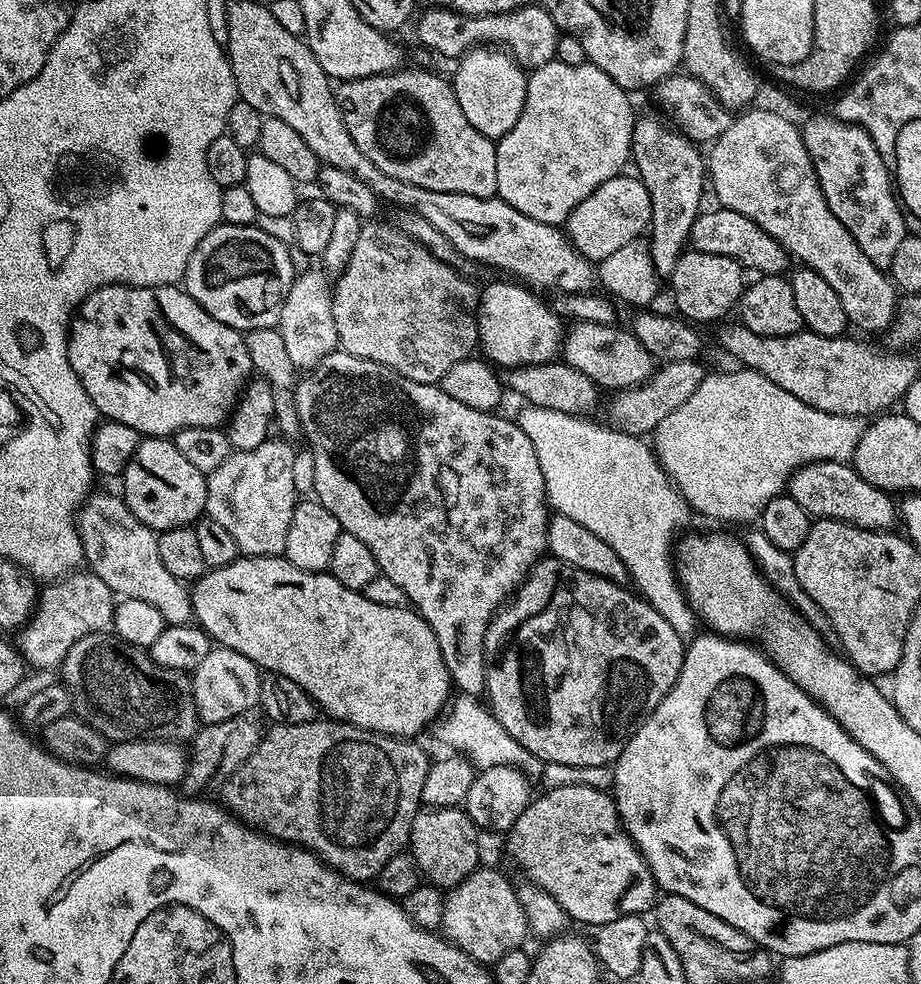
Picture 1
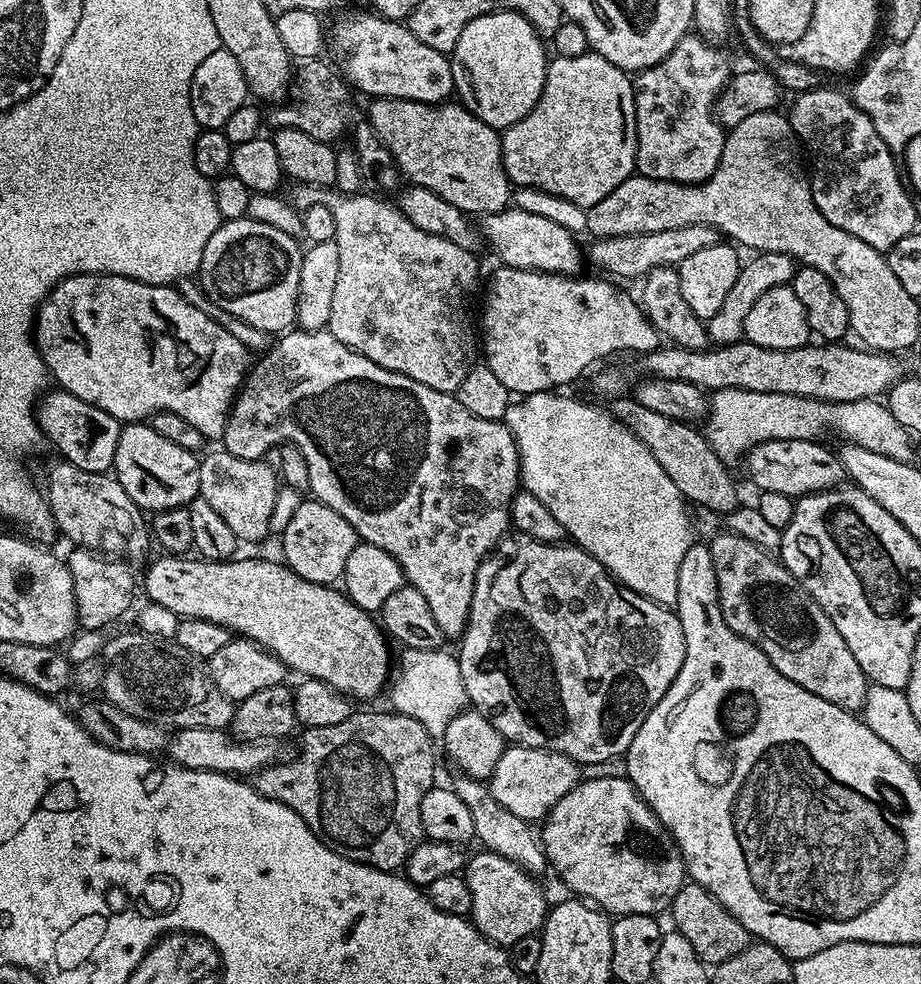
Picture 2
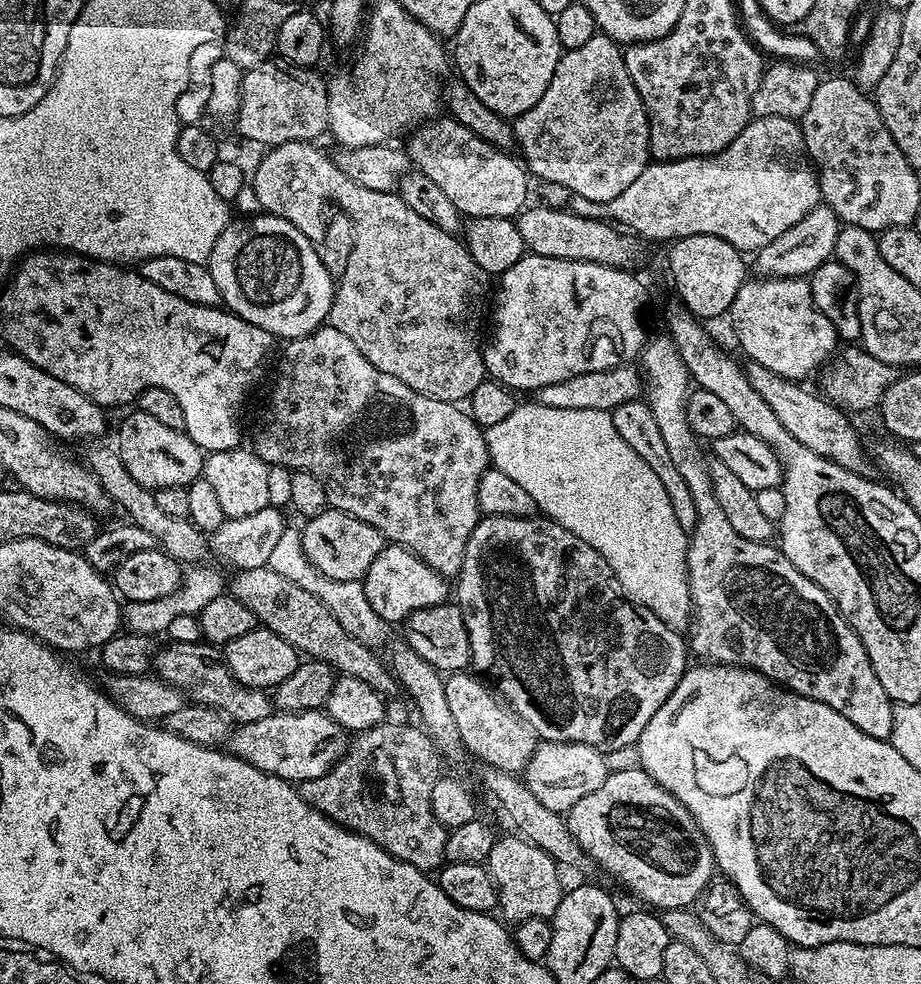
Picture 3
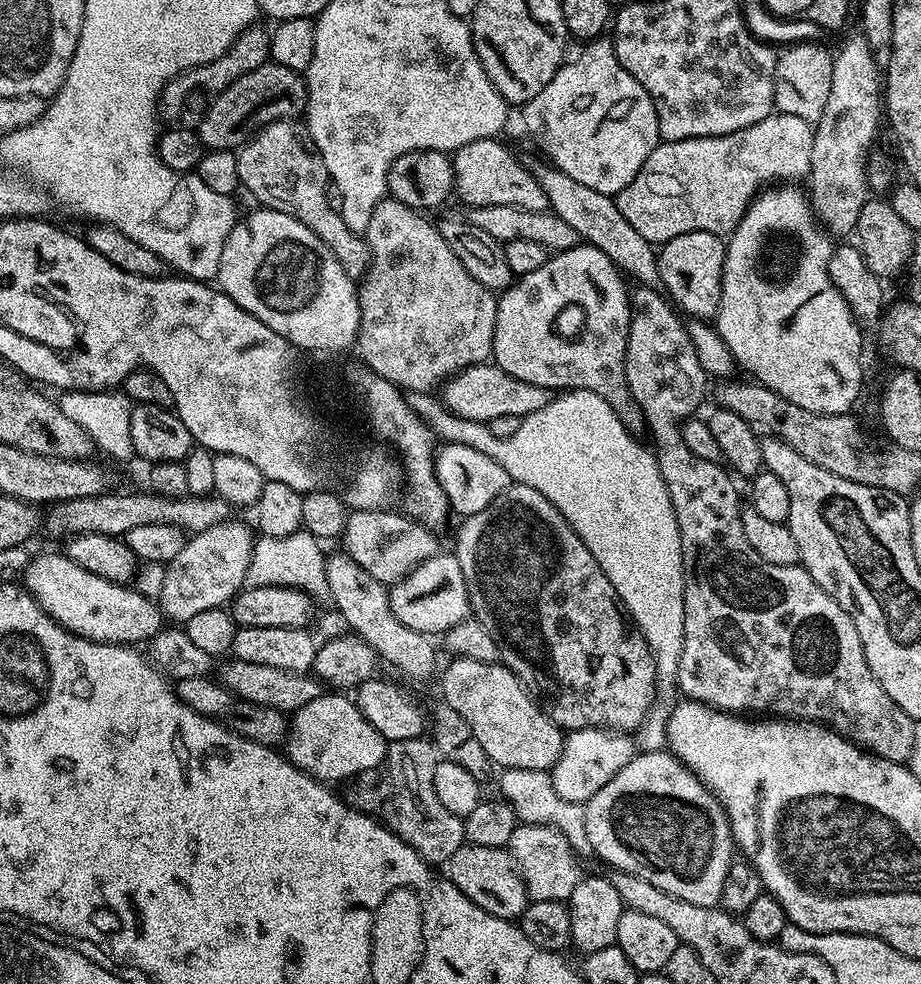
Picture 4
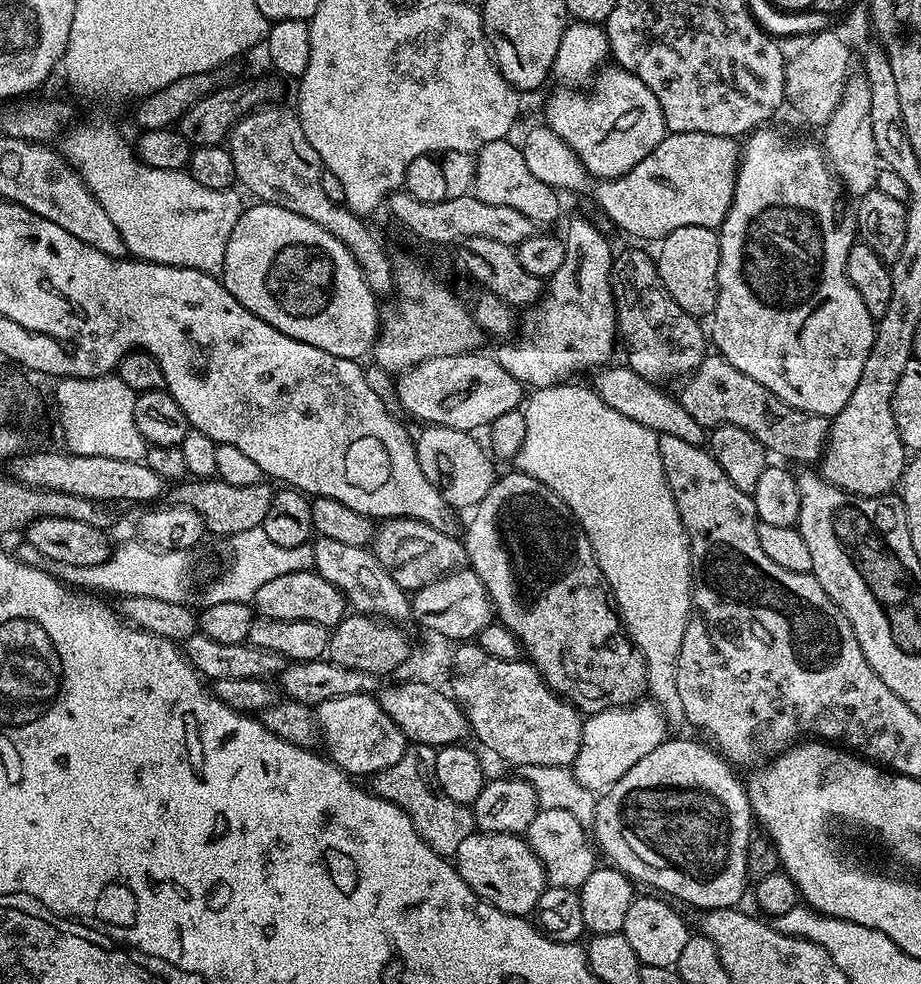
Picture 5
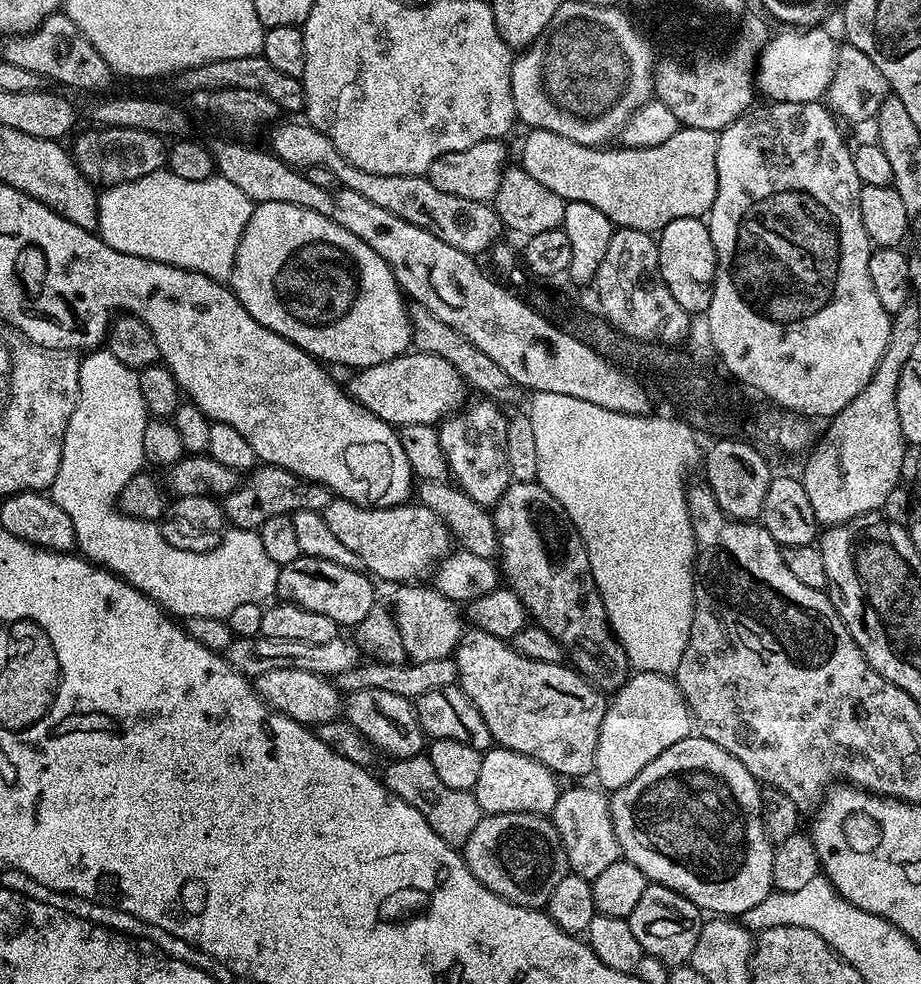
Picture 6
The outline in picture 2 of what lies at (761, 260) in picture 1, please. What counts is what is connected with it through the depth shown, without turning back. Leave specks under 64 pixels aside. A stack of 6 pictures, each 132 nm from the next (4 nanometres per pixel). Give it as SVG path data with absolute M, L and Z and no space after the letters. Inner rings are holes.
M695 224L694 226L678 226L674 230L658 230L657 232L647 232L639 236L630 234L629 236L610 236L596 238L592 245L586 248L586 260L596 268L601 268L609 277L621 276L624 280L642 278L652 268L670 268L678 266L690 254L702 250L706 246L714 246L721 243L720 231L705 224Z

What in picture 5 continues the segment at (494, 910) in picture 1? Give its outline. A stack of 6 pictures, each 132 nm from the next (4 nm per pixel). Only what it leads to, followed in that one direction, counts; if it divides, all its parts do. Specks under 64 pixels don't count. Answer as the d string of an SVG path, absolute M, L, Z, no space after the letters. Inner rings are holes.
M541 808L534 822L530 822L526 839L538 854L551 886L566 886L579 890L598 866L598 852L590 839L589 829L574 818L569 809Z

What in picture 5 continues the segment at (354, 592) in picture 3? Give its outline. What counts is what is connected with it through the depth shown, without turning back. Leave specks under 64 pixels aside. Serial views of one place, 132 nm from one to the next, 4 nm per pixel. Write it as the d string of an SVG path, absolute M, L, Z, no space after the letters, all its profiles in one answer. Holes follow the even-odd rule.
M261 527L254 530L242 530L242 534L234 534L223 541L224 553L220 556L220 573L201 590L200 596L205 605L220 602L240 602L249 603L255 601L259 588L270 578L278 578L282 574L291 572L306 572L312 568L314 562L314 552L311 543L304 543L300 546L283 549L277 543L270 542L266 536L266 530Z

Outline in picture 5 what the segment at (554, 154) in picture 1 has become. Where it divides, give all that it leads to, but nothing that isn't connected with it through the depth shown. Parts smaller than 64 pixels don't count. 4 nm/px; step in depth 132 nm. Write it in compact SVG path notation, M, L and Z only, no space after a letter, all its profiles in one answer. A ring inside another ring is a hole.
M619 66L610 68L599 77L601 80L596 90L589 96L582 93L584 92L582 90L560 90L564 92L548 100L547 127L552 128L554 134L558 134L558 138L562 138L566 146L570 146L570 150L574 150L574 154L582 162L584 169L596 180L613 180L634 170L634 166L638 166L638 162L642 162L646 154L653 152L663 142L666 135L664 115L662 106L658 106L658 98L654 98L651 90L625 68Z

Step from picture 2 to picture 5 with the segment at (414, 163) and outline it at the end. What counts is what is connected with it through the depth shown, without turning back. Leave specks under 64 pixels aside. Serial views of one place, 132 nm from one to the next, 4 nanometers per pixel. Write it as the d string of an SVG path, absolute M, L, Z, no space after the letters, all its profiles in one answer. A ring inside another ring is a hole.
M505 138L498 142L490 142L475 153L476 177L472 183L472 192L482 202L490 202L490 206L511 206L518 214L526 214L530 222L537 226L552 226L560 216L560 196L557 189L552 188L542 178L534 178L530 174L530 166L526 166L523 147L511 144Z

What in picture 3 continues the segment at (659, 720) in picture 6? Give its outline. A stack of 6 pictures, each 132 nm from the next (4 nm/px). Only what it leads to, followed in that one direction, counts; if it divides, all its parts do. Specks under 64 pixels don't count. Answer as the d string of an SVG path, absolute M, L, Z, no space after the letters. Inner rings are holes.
M540 740L536 745L530 762L522 773L522 779L528 785L530 794L547 806L550 810L561 814L568 813L586 794L594 794L602 782L606 782L609 770L604 761L605 753L594 746L586 746L578 742L554 742Z

